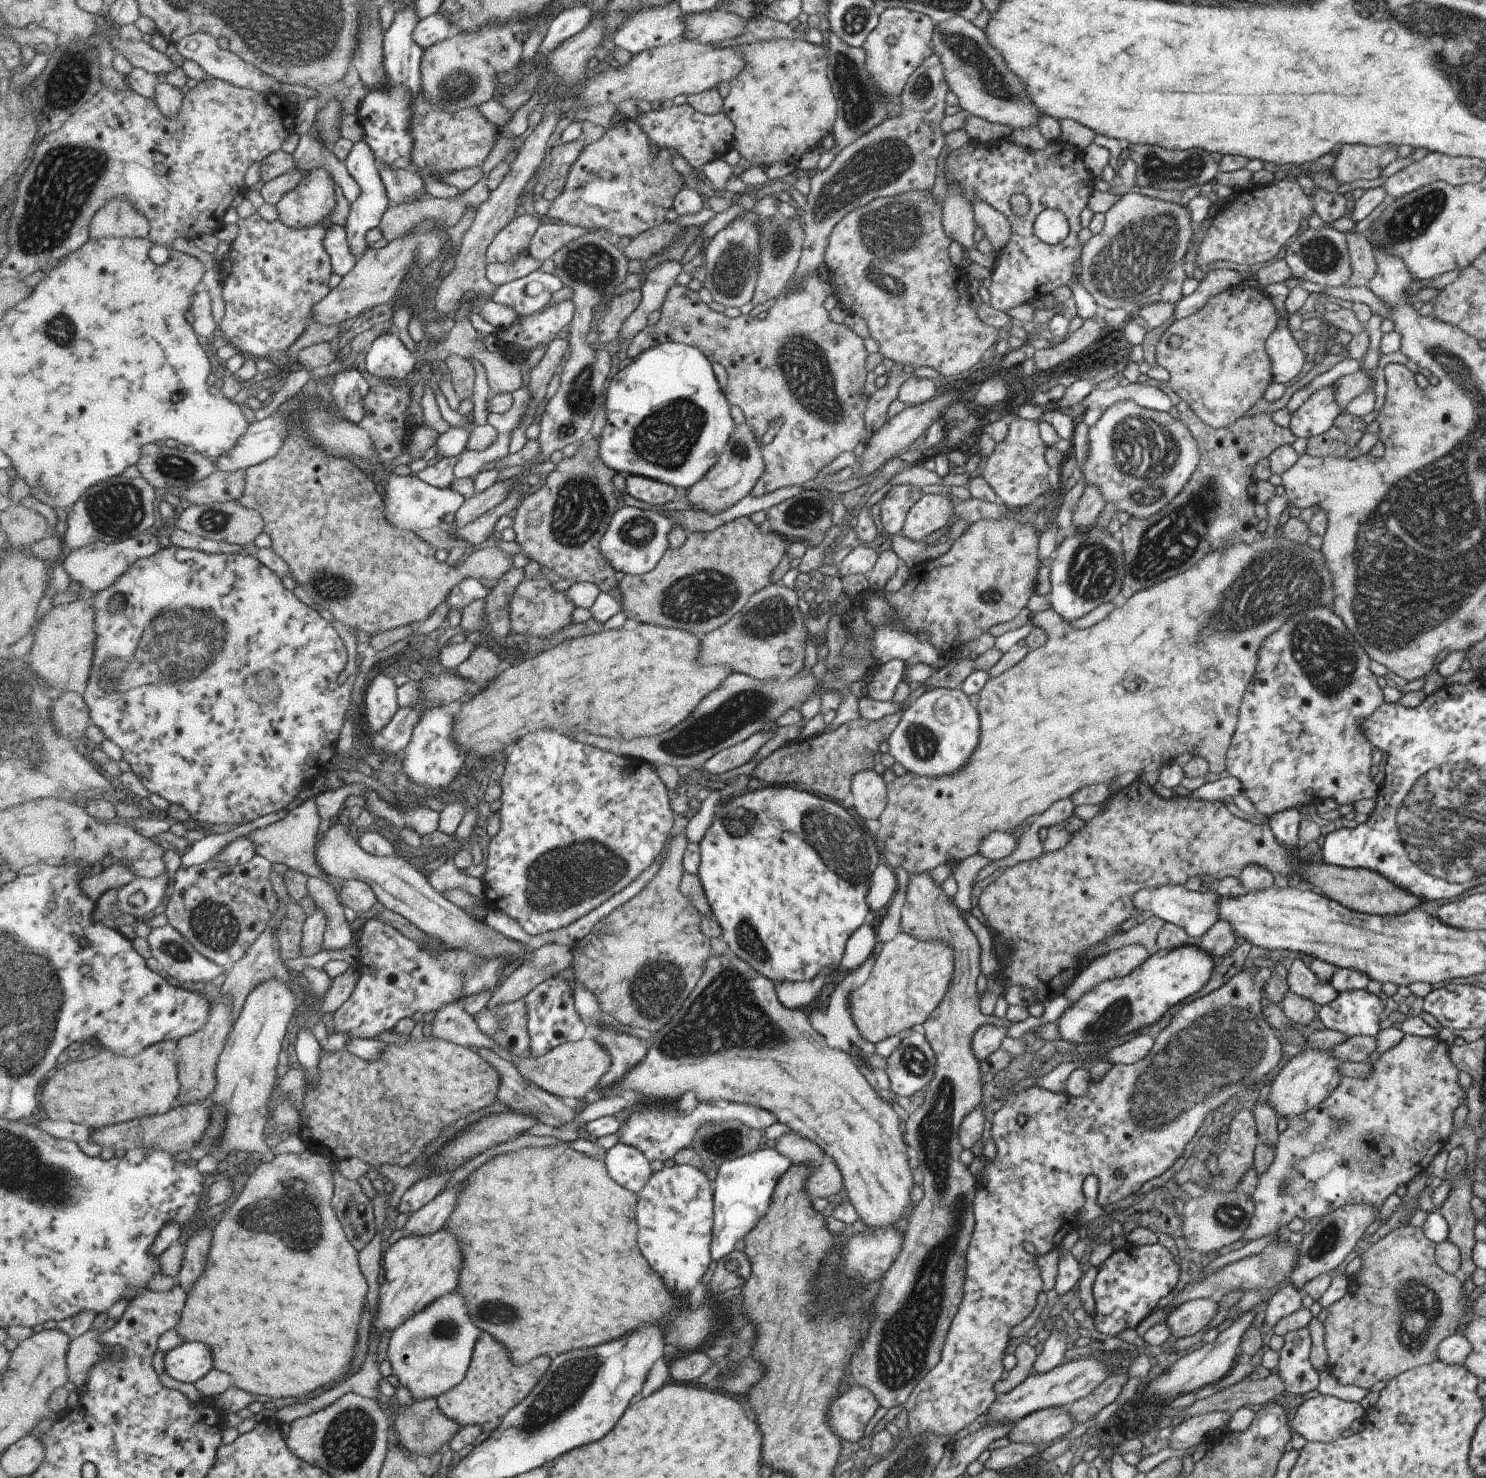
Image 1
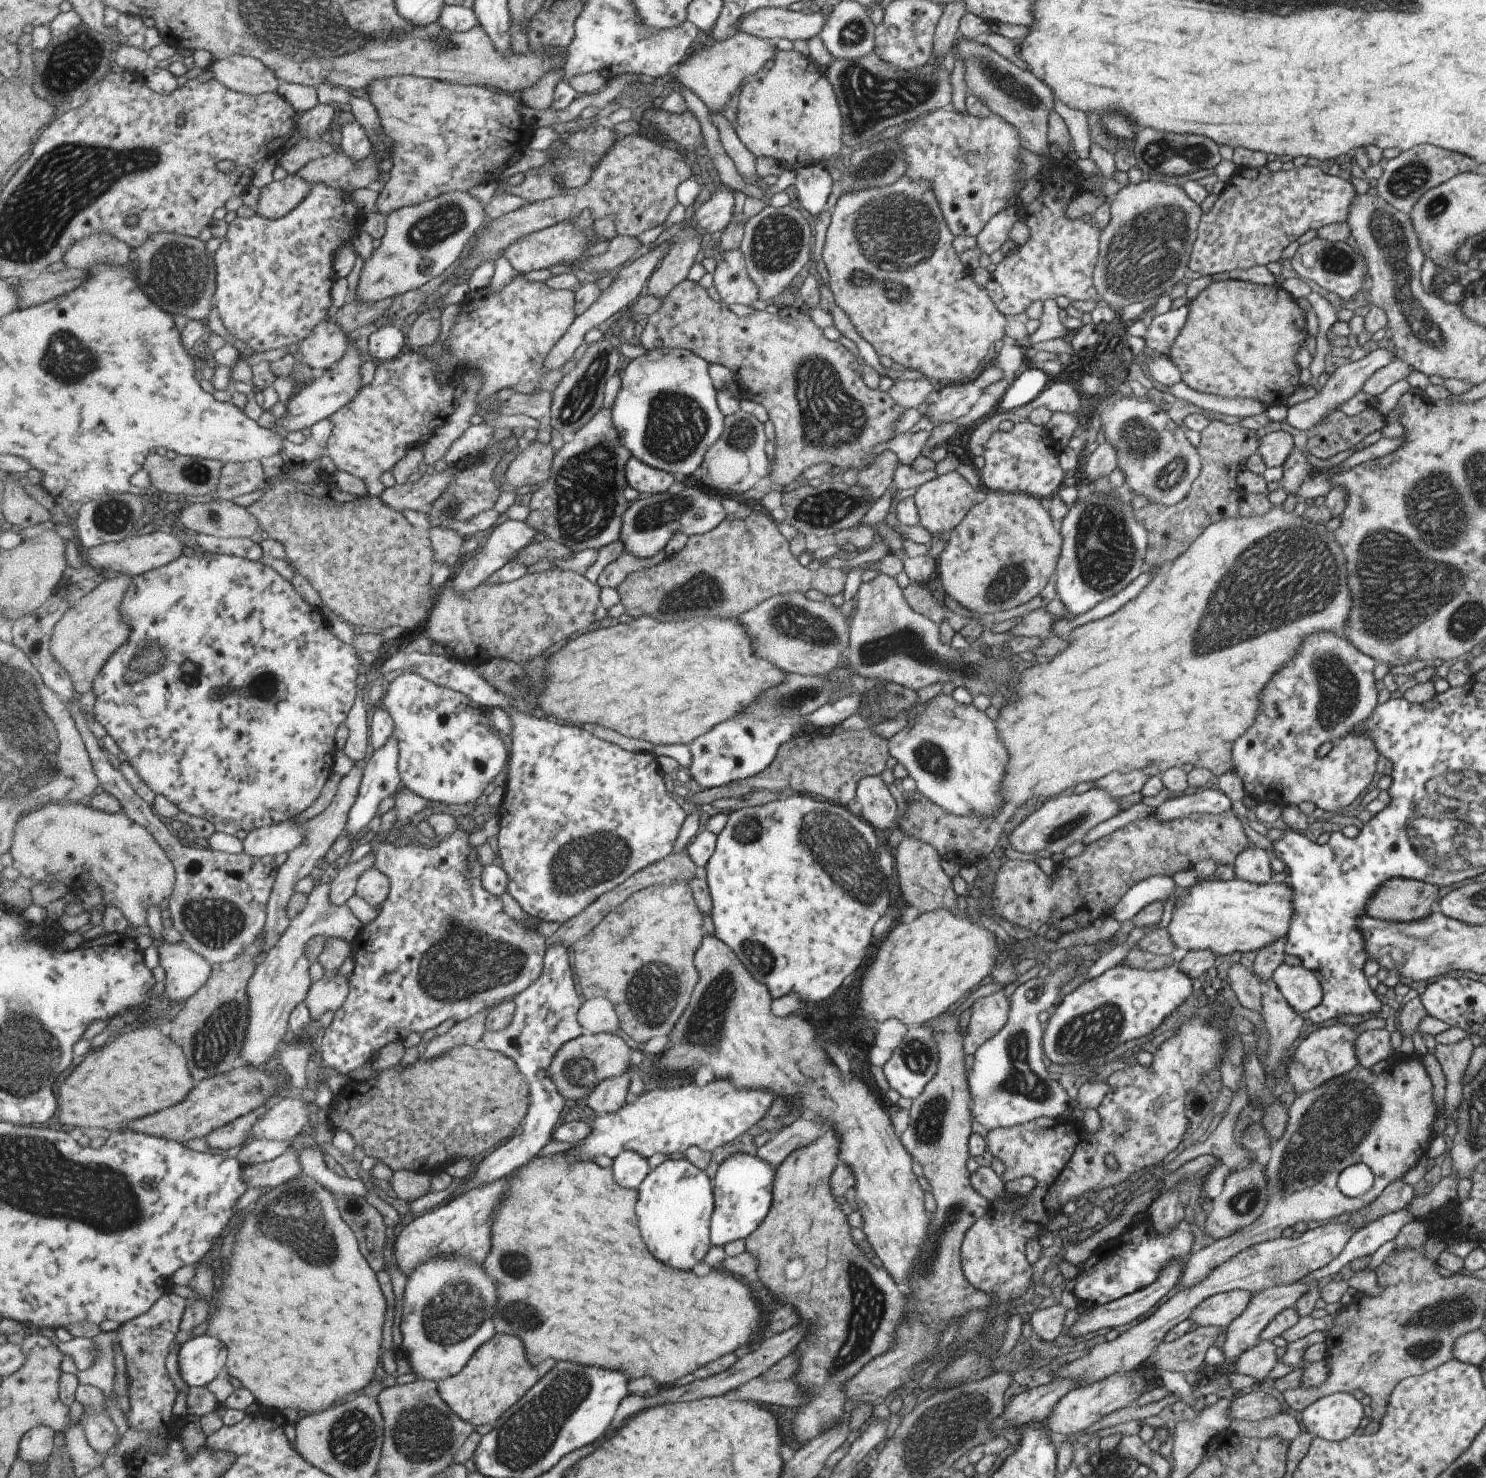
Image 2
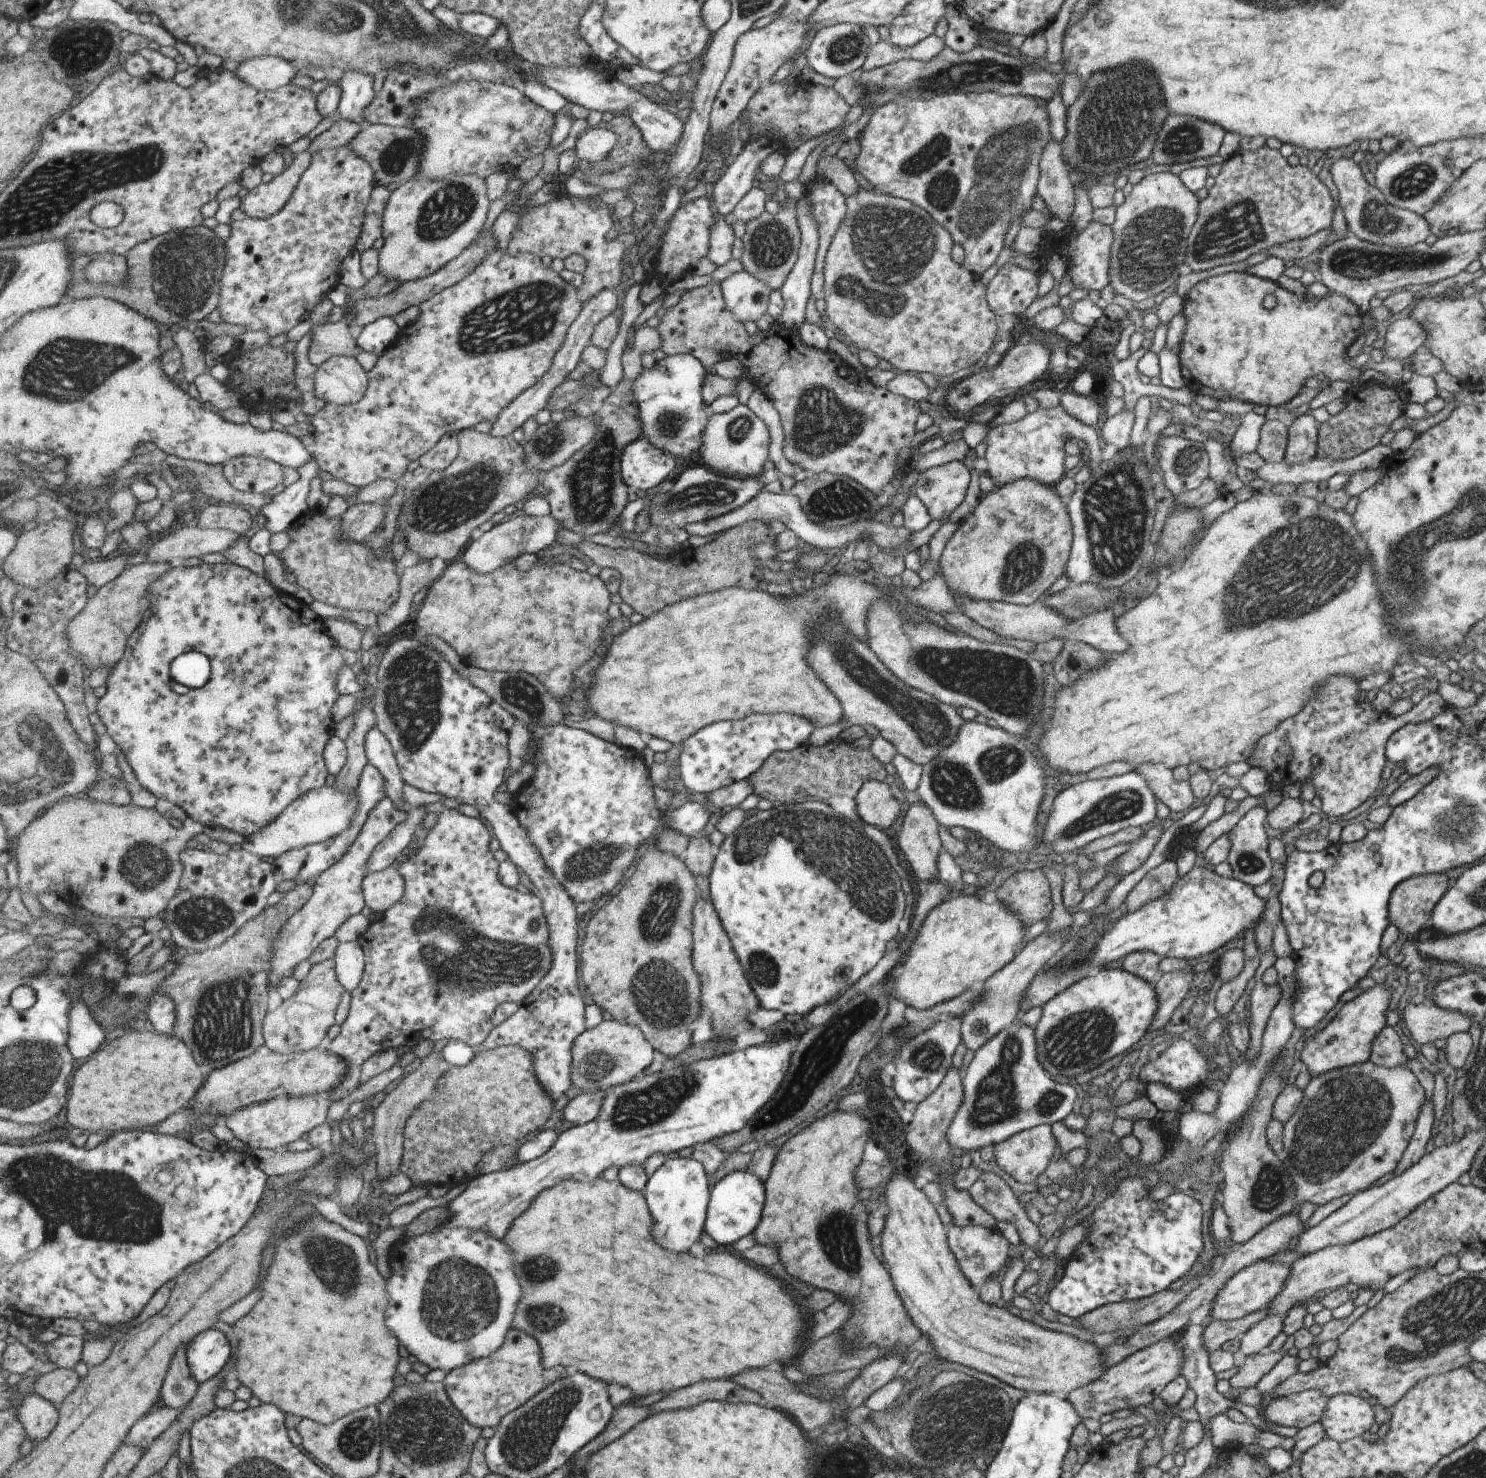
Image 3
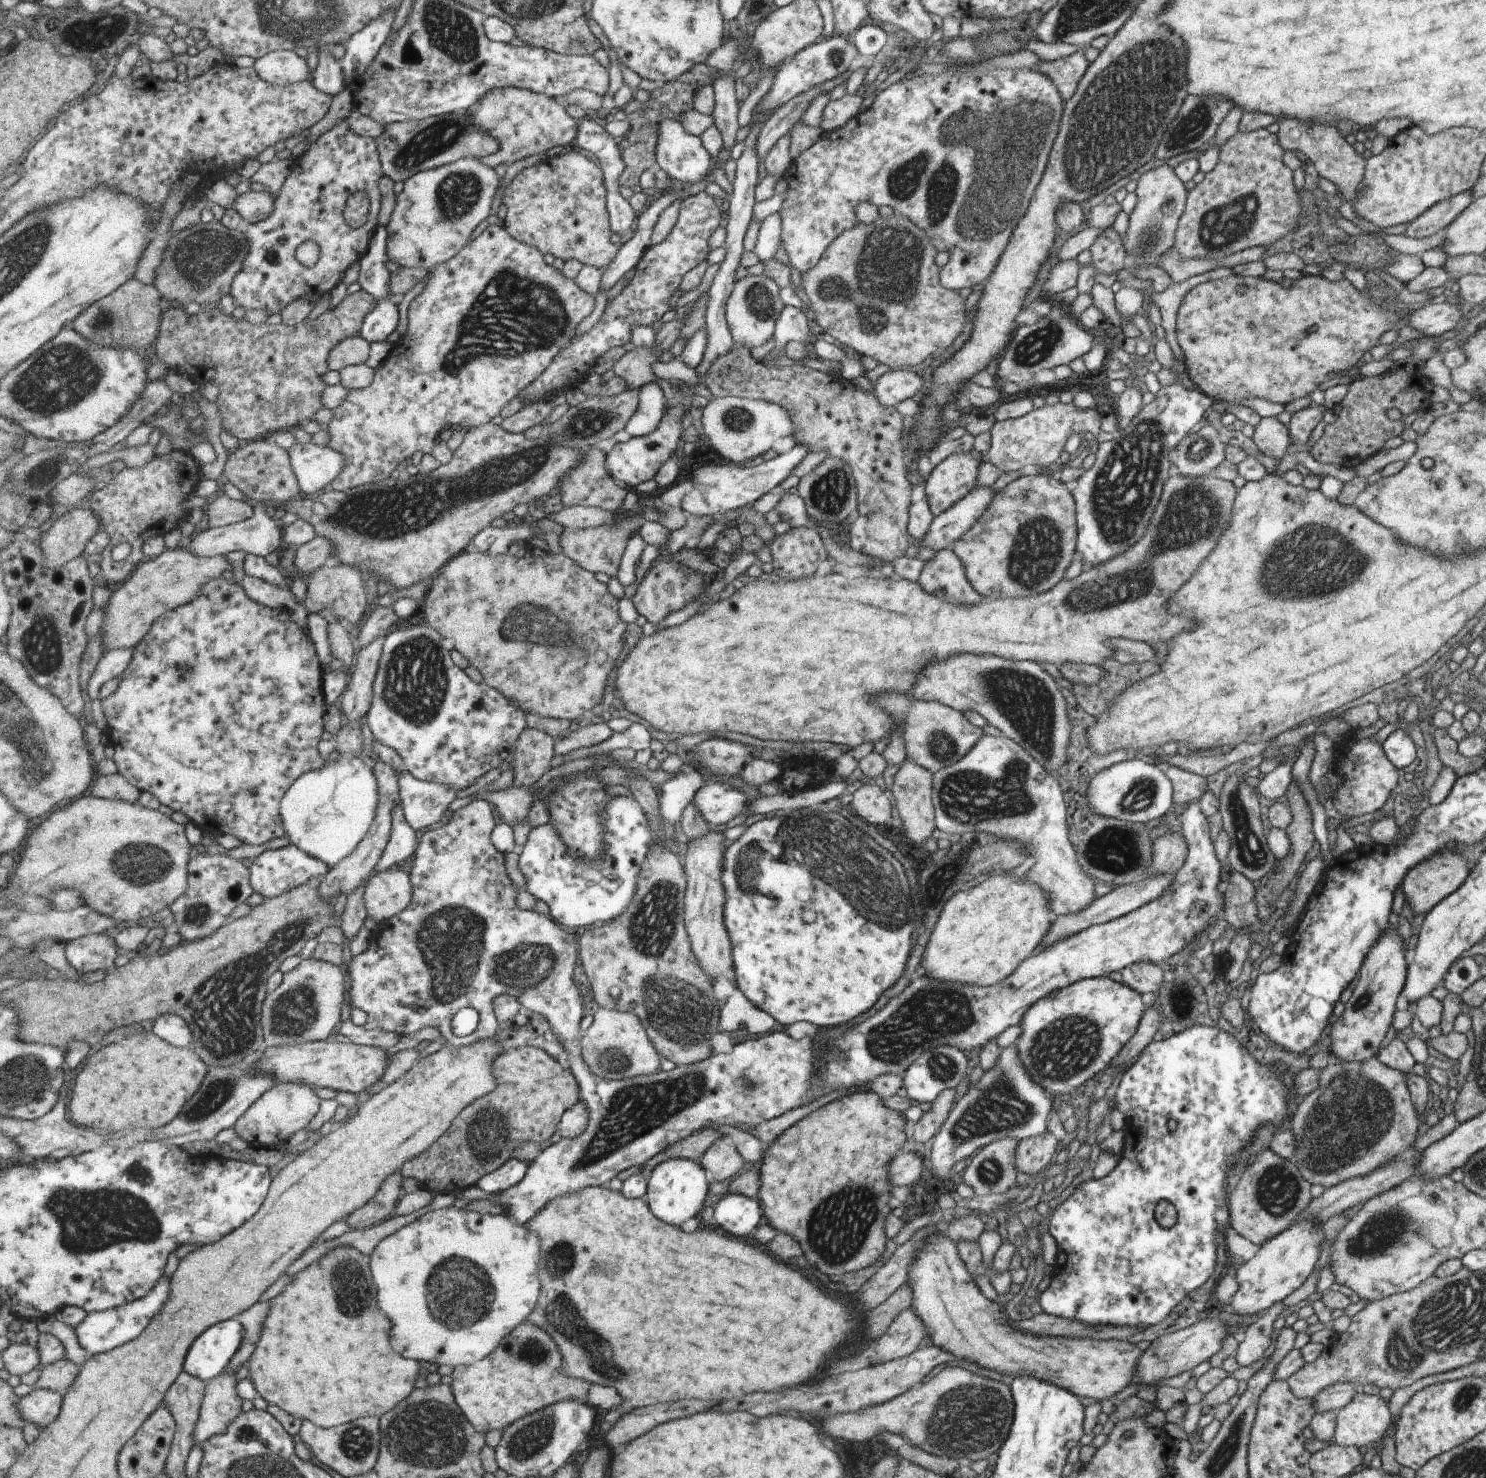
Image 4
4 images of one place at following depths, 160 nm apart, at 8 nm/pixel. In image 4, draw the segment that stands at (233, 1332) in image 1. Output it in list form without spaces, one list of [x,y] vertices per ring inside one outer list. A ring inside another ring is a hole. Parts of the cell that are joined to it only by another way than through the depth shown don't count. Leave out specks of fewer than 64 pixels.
[[[339,1245],[295,1274],[294,1279],[286,1285],[284,1290],[270,1299],[270,1309],[267,1318],[264,1320],[263,1330],[255,1352],[251,1355],[248,1368],[249,1378],[255,1383],[261,1398],[268,1404],[277,1405],[294,1417],[309,1418],[317,1426],[331,1428],[331,1426],[336,1427],[351,1422],[351,1420],[363,1418],[363,1416],[383,1416],[385,1412],[393,1410],[401,1400],[409,1398],[411,1392],[415,1392],[415,1380],[419,1376],[421,1364],[415,1362],[415,1360],[403,1358],[401,1353],[391,1348],[391,1342],[389,1342],[391,1320],[381,1312],[381,1308],[377,1304],[377,1286],[373,1282],[369,1262],[371,1262],[371,1256],[359,1252],[357,1248],[349,1245]]]

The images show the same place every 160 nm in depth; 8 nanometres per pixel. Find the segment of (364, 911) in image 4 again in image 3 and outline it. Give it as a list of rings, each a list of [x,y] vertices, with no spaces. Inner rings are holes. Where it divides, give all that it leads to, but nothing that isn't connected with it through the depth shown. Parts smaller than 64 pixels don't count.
[[[363,940],[341,943],[336,952],[336,973],[346,991],[352,992],[361,984],[366,967]]]

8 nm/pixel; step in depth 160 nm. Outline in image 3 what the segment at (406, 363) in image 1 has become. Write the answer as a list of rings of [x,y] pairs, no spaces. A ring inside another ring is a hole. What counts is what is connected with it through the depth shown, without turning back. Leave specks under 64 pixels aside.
[[[383,317],[365,325],[358,332],[360,349],[380,357],[400,338],[402,327],[394,317]]]

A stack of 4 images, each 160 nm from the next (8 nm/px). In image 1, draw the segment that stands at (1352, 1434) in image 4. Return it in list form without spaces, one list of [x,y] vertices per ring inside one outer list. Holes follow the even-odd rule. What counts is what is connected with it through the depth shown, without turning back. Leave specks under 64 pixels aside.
[[[1318,1394],[1298,1404],[1290,1427],[1312,1443],[1328,1443],[1340,1436],[1355,1418],[1363,1419],[1360,1403]]]

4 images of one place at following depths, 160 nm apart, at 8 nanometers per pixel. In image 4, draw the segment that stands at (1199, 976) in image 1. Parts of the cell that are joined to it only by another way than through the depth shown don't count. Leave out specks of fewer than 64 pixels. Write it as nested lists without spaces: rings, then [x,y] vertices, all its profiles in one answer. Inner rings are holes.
[[[1108,977],[1081,979],[1050,992],[1046,997],[1034,1002],[1021,1017],[1021,1035],[1015,1040],[1015,1046],[1021,1061],[1031,1080],[1040,1084],[1050,1096],[1069,1094],[1071,1097],[1081,1091],[1083,1082],[1089,1080],[1118,1054],[1119,1049],[1135,1034],[1145,1005],[1141,997],[1130,986]]]

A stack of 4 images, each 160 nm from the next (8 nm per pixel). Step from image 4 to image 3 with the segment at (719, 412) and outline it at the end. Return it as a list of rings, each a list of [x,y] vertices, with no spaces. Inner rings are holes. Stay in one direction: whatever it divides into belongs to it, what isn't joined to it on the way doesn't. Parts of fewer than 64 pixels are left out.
[[[736,405],[728,412],[711,414],[707,432],[704,436],[704,446],[701,448],[702,462],[711,471],[730,477],[756,477],[761,470],[761,464],[767,458],[769,434],[763,422],[751,414],[746,405]]]

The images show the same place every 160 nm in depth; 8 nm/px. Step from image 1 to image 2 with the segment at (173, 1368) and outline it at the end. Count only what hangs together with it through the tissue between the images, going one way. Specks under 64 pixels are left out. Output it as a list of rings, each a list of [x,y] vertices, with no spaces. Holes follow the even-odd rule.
[[[205,1334],[185,1342],[178,1353],[178,1370],[189,1387],[208,1386],[226,1373],[227,1362],[227,1344]]]

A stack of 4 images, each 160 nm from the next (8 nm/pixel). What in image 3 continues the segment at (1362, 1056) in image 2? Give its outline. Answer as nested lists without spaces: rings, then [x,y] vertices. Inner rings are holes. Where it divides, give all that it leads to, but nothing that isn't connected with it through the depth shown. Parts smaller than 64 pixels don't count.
[[[1381,1027],[1378,1035],[1370,1044],[1368,1060],[1376,1067],[1394,1067],[1405,1065],[1407,1058],[1401,1050],[1401,1036],[1395,1033],[1393,1027]]]

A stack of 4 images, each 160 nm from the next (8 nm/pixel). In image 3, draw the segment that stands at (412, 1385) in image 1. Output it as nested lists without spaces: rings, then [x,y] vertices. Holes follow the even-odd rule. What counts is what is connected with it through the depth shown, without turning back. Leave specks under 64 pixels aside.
[[[435,1228],[412,1239],[398,1240],[392,1248],[397,1249],[397,1256],[389,1262],[391,1276],[385,1280],[389,1298],[385,1314],[391,1332],[395,1332],[411,1356],[430,1369],[452,1371],[501,1348],[513,1329],[513,1319],[525,1291],[513,1270],[517,1268],[517,1260],[504,1240],[484,1230]]]

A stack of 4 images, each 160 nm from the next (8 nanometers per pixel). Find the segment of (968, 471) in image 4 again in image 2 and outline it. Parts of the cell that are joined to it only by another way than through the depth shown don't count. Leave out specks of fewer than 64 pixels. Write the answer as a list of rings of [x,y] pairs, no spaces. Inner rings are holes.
[[[955,470],[937,475],[935,479],[919,485],[912,496],[917,507],[917,525],[924,528],[930,536],[939,537],[943,532],[949,533],[963,520],[966,512],[980,502],[981,493],[981,490],[972,488]]]

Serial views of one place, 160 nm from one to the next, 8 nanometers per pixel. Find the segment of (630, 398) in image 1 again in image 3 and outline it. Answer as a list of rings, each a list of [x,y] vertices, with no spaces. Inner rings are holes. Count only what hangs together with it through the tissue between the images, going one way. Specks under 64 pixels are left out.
[[[687,354],[678,358],[667,355],[659,359],[654,367],[644,368],[634,384],[633,394],[639,409],[642,436],[662,451],[672,453],[679,463],[704,446],[711,415],[703,400],[706,368],[703,362]]]

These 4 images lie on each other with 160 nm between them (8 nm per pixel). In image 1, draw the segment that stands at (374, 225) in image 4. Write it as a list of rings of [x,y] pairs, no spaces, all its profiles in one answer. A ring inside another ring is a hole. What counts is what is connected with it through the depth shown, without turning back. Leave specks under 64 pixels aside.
[[[259,211],[238,220],[237,224],[238,235],[221,263],[225,312],[219,332],[235,346],[237,352],[254,360],[287,351],[303,334],[314,322],[312,312],[316,306],[332,291],[331,280],[335,272],[325,246],[328,224],[296,229],[283,224],[280,219],[268,221]]]

